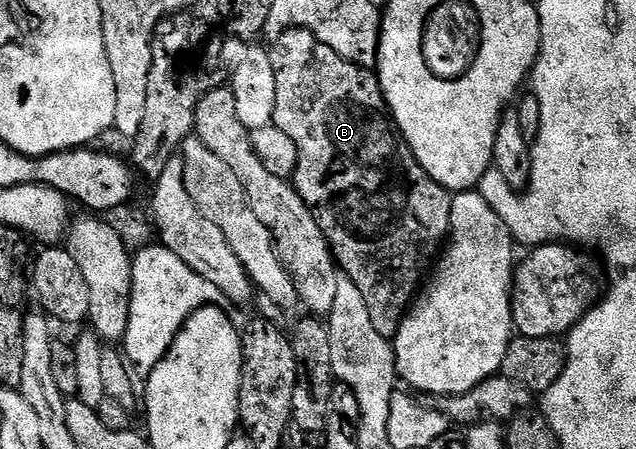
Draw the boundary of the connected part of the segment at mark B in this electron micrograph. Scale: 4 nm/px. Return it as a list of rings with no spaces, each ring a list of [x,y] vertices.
[[[291,27],[290,30],[284,31],[278,36],[271,44],[270,54],[274,65],[274,81],[276,82],[276,100],[274,101],[272,123],[278,129],[282,129],[282,133],[286,133],[294,141],[294,145],[298,145],[298,165],[294,174],[296,191],[314,213],[322,233],[328,238],[329,245],[332,246],[332,254],[336,256],[337,264],[343,274],[354,281],[354,285],[358,285],[362,289],[362,295],[366,297],[366,303],[370,309],[370,319],[374,321],[374,327],[378,329],[378,333],[382,333],[382,337],[386,337],[390,341],[395,340],[396,334],[400,331],[400,323],[408,314],[408,308],[413,302],[414,296],[421,290],[422,280],[425,278],[430,264],[437,258],[438,252],[445,246],[446,240],[449,238],[452,195],[438,181],[434,181],[430,177],[430,173],[426,173],[426,169],[422,169],[422,165],[408,148],[408,142],[400,134],[400,128],[396,126],[396,120],[393,119],[392,112],[388,110],[388,102],[384,99],[384,90],[380,88],[380,81],[375,70],[360,67],[357,63],[351,63],[350,60],[342,58],[338,53],[334,53],[334,49],[330,49],[330,45],[318,41],[318,37],[314,37],[314,33],[301,27]]]

